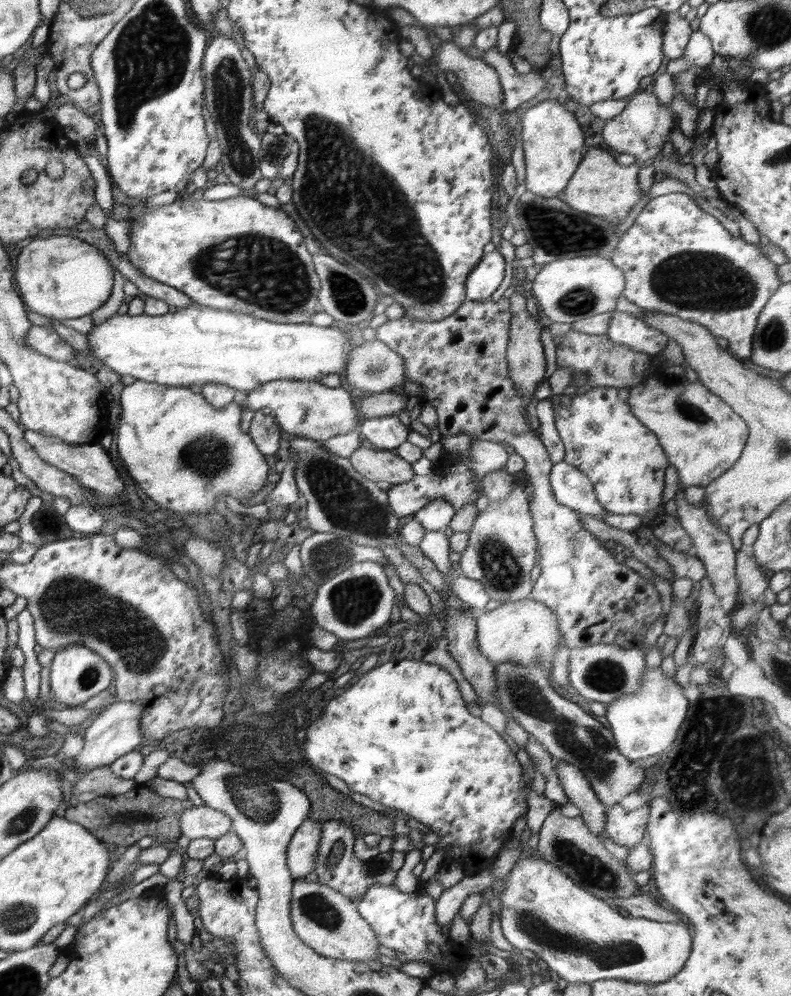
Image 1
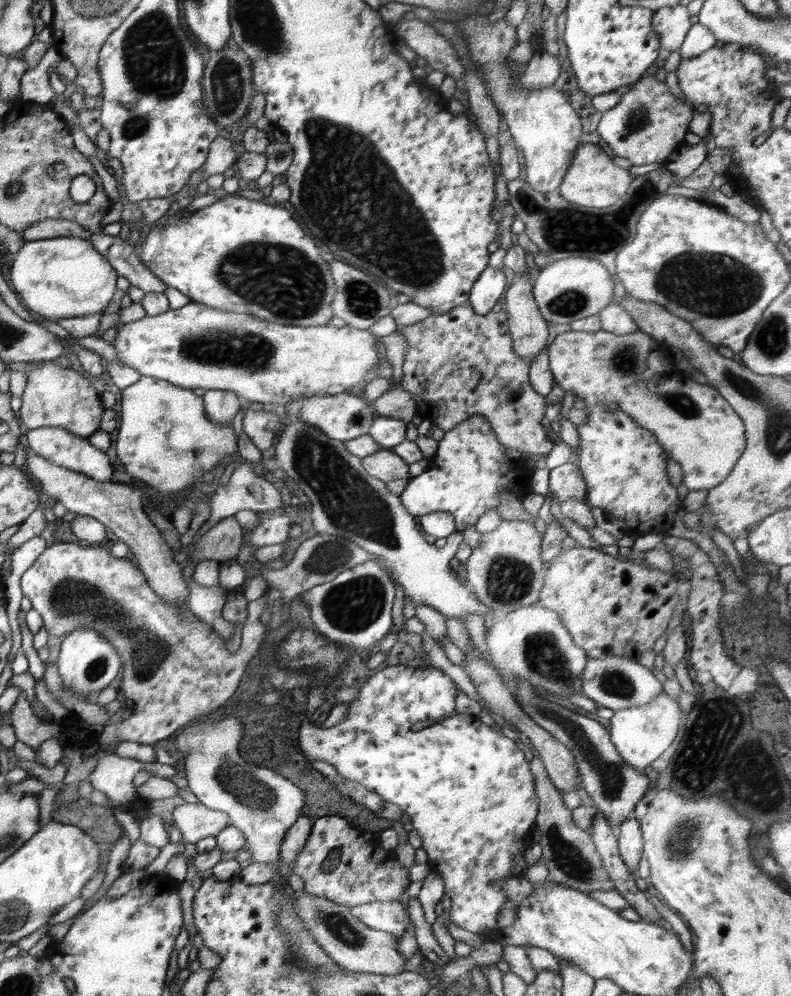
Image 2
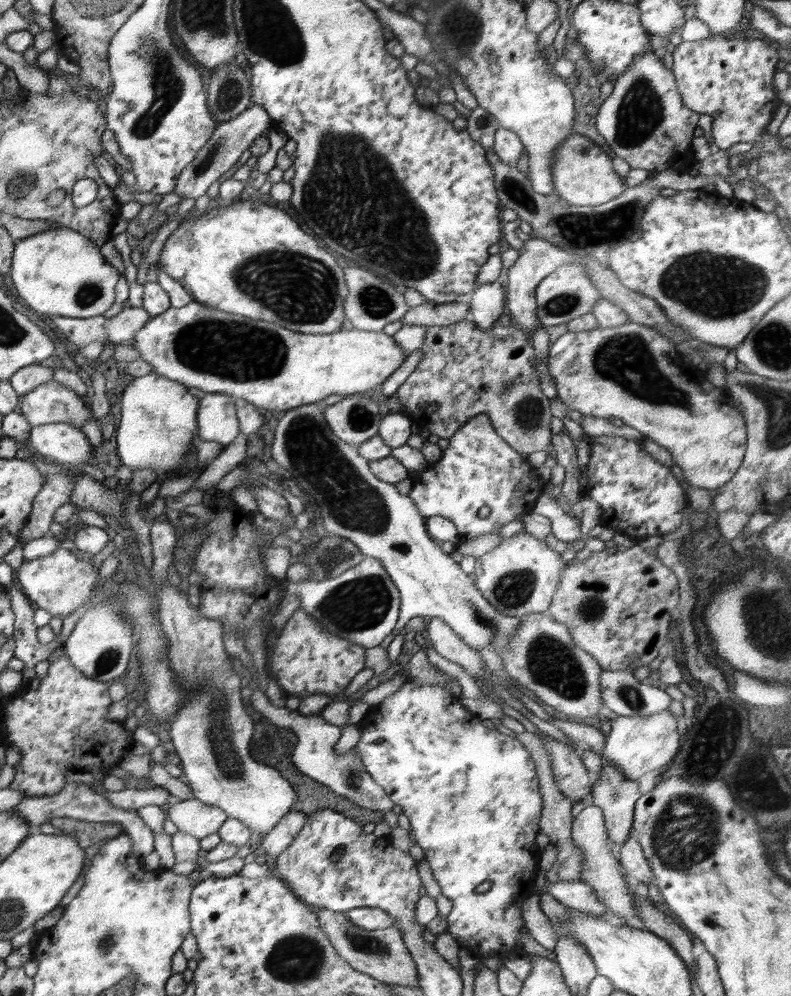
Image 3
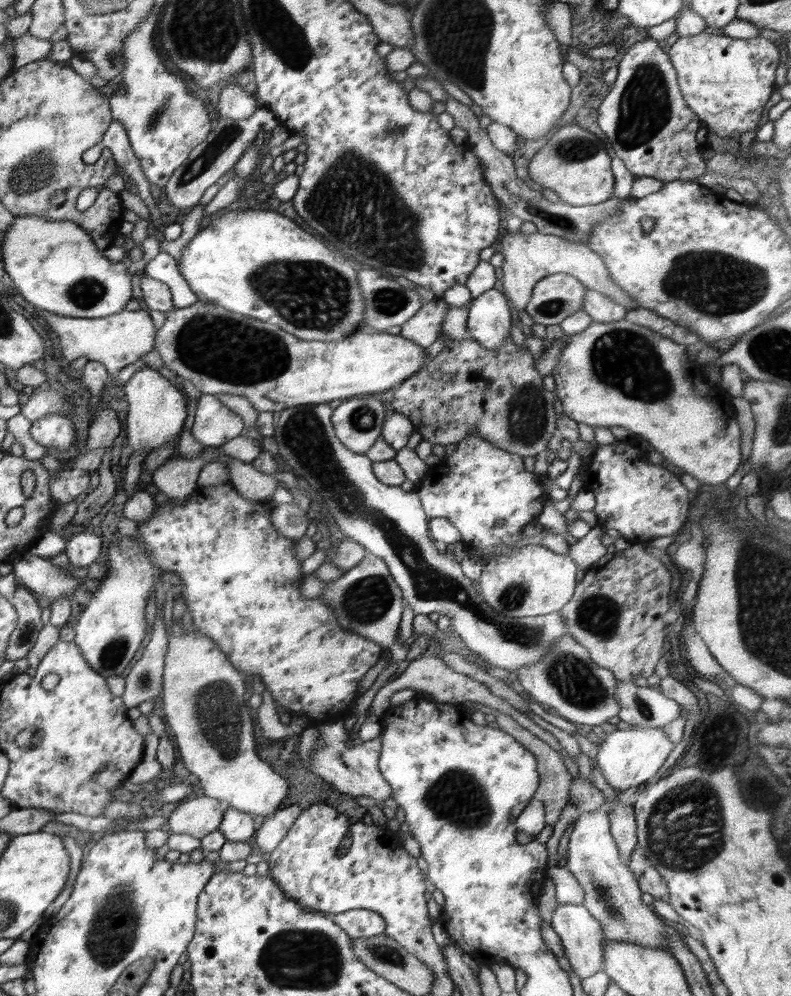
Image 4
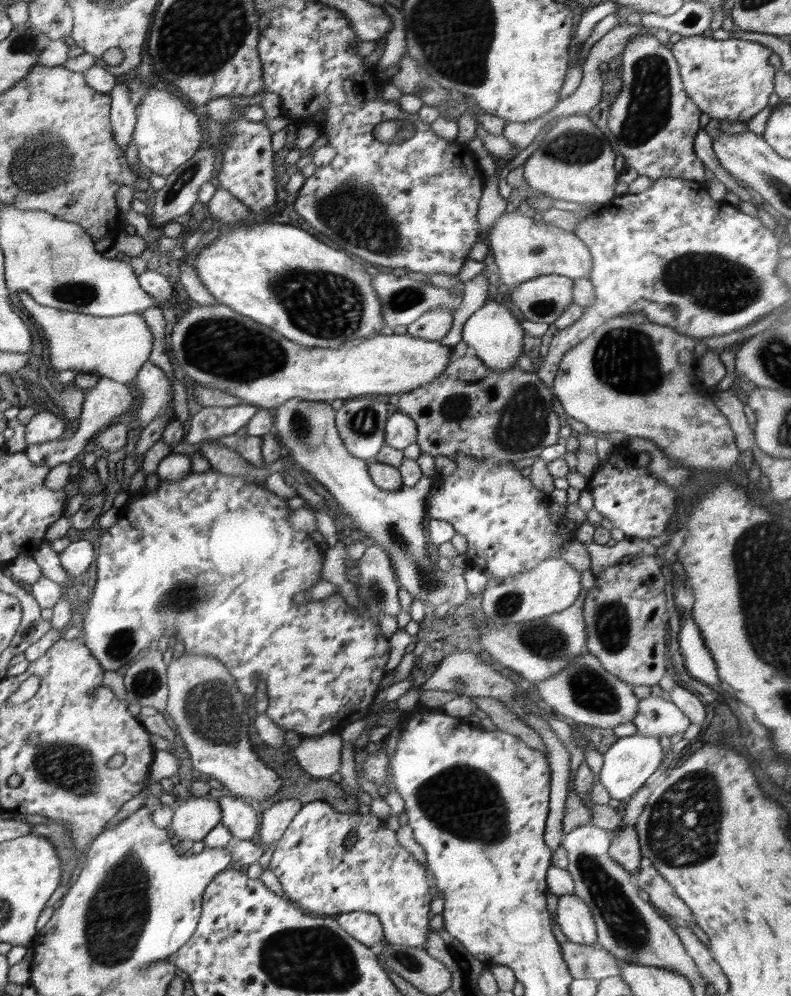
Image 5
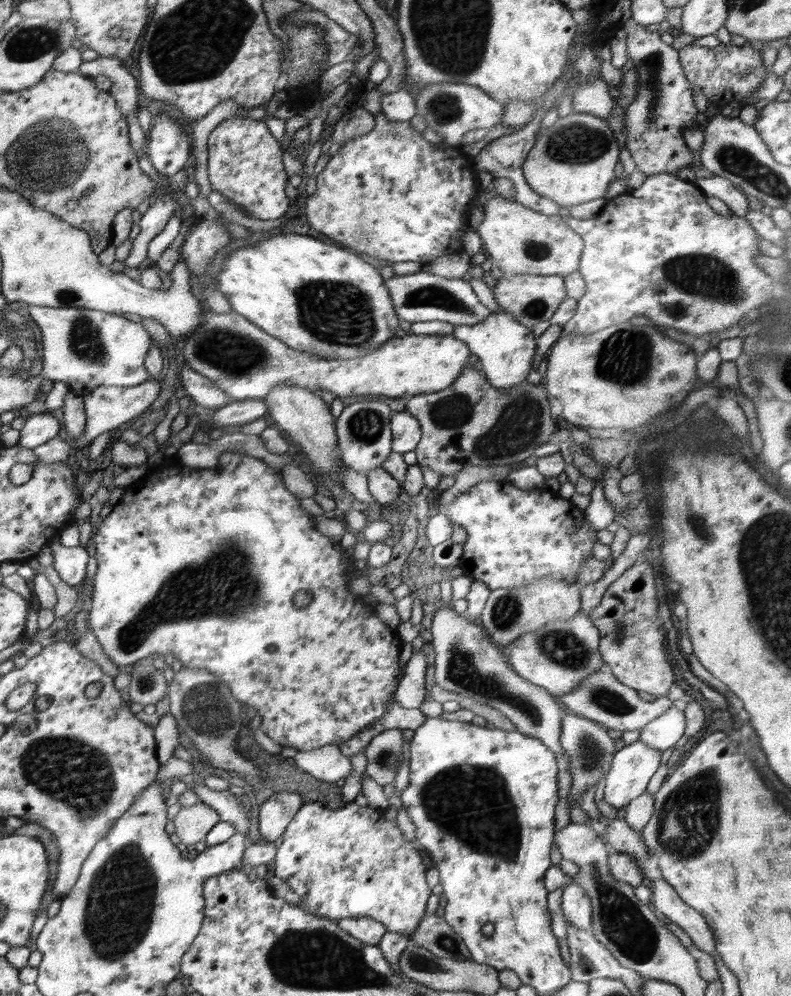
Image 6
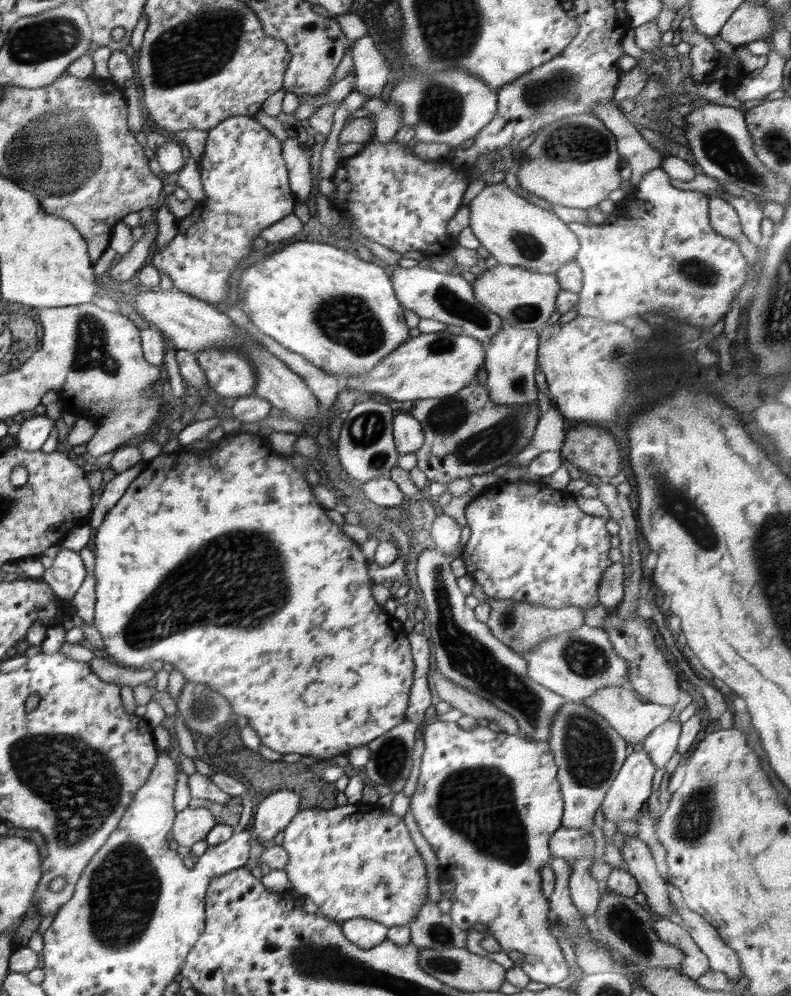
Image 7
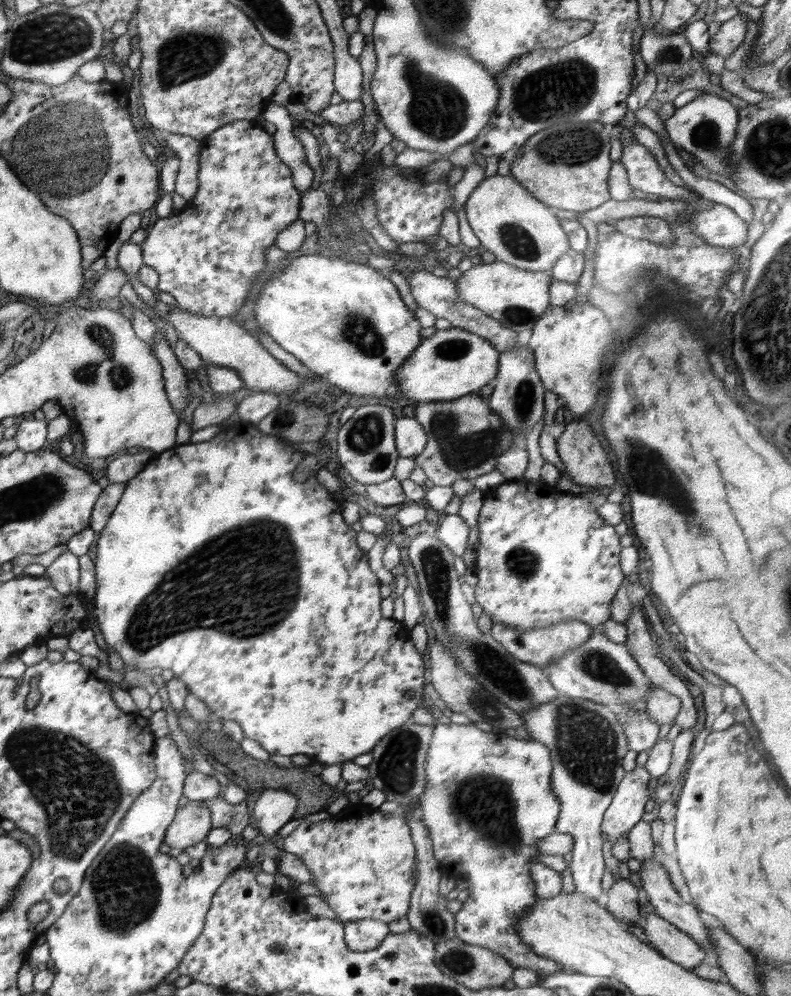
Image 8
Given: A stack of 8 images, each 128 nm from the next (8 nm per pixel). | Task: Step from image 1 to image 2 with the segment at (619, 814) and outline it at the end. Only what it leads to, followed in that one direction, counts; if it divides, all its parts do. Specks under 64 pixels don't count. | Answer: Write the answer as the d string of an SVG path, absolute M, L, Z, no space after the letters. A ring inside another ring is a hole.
M628 817L615 830L617 831L619 855L636 876L640 859L643 857L643 838L638 819Z

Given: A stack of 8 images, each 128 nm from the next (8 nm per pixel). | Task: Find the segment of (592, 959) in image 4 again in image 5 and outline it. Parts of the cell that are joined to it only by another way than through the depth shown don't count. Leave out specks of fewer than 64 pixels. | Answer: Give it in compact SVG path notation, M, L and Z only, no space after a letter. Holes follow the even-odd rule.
M575 893L559 896L556 922L569 944L586 948L598 946L594 918L588 906Z

